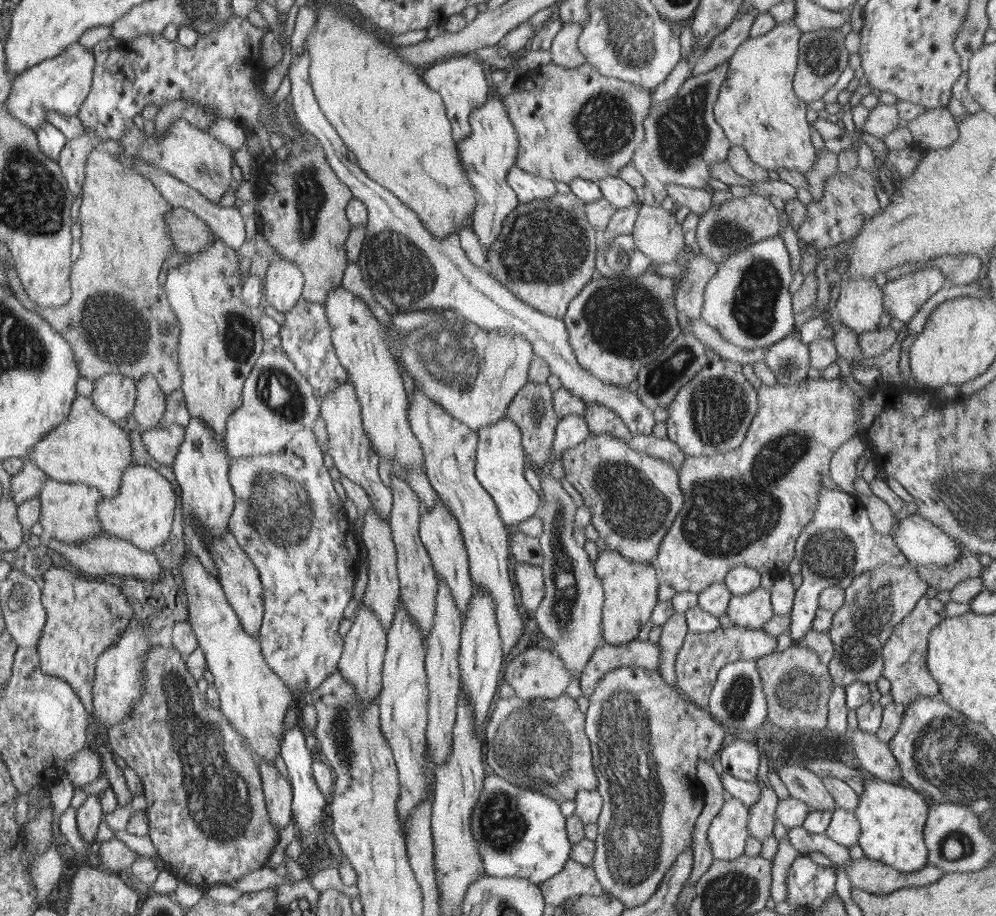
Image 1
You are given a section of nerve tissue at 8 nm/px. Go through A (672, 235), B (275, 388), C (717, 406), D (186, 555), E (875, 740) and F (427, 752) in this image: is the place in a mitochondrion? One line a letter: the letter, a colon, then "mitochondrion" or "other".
A: other
B: mitochondrion
C: mitochondrion
D: other
E: other
F: other

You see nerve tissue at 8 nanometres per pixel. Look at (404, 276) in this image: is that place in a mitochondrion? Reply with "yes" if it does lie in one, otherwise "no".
yes

